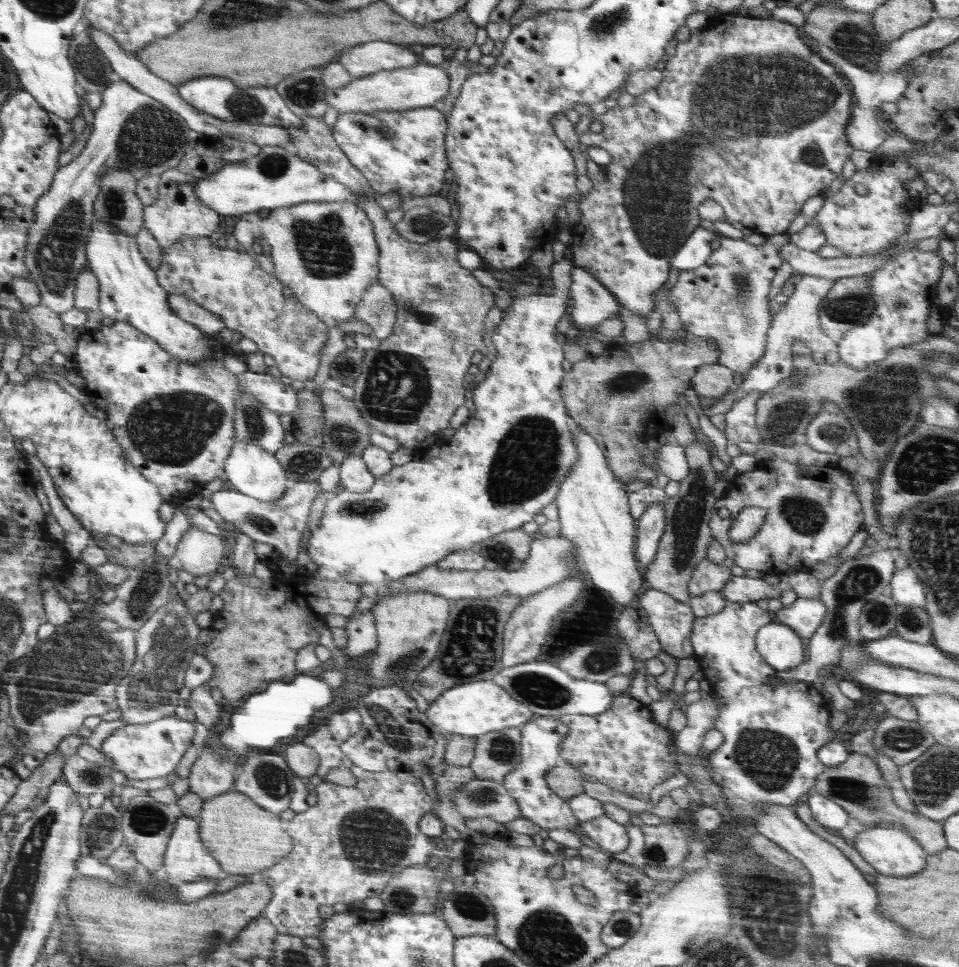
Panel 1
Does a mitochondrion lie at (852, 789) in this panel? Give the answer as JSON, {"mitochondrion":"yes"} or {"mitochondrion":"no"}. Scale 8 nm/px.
{"mitochondrion":"yes"}

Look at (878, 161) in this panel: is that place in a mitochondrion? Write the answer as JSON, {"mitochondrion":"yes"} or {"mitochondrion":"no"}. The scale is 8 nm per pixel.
{"mitochondrion":"no"}

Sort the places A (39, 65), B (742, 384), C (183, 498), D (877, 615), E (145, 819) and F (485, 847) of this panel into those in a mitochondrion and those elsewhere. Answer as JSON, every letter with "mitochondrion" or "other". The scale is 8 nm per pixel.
{"A":"other","B":"other","C":"other","D":"mitochondrion","E":"mitochondrion","F":"other"}

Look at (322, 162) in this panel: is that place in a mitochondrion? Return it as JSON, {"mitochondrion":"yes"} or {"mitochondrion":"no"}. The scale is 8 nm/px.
{"mitochondrion":"yes"}

